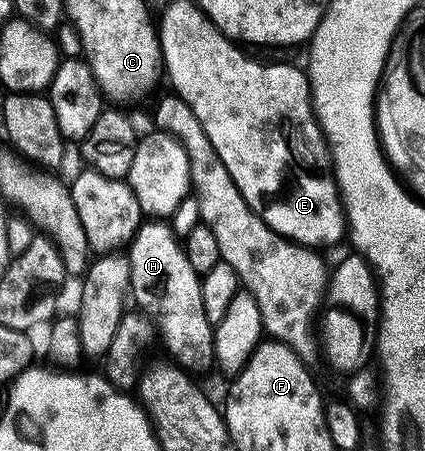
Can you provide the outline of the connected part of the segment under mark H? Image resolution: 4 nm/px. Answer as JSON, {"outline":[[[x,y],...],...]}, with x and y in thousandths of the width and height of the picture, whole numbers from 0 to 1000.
{"outline":[[[339,488],[332,490],[329,501],[320,508],[320,521],[311,525],[306,543],[296,554],[296,570],[306,585],[306,621],[301,634],[306,636],[306,661],[322,670],[327,685],[362,716],[365,729],[372,734],[372,749],[386,756],[386,767],[407,785],[412,809],[449,825],[454,831],[468,834],[480,829],[489,818],[501,818],[504,796],[508,783],[504,780],[504,763],[499,761],[499,736],[504,729],[501,716],[485,710],[485,683],[475,683],[475,639],[471,636],[473,610],[456,603],[456,594],[447,594],[447,576],[438,576],[438,559],[433,557],[426,530],[416,525],[405,512],[402,499],[386,488]]]}

